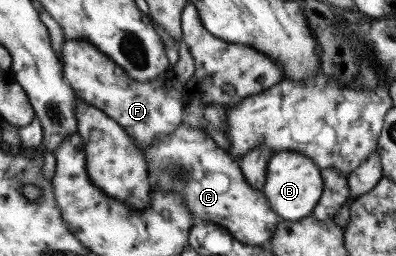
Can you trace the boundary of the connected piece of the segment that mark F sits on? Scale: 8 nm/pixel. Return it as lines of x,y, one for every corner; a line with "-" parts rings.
65,40
60,54
62,78
89,105
100,109
107,117
117,122
129,135
137,148
149,149
149,145
167,137
181,122
183,91
177,91
171,79
141,83
131,79
123,69
113,63
104,53
85,40

